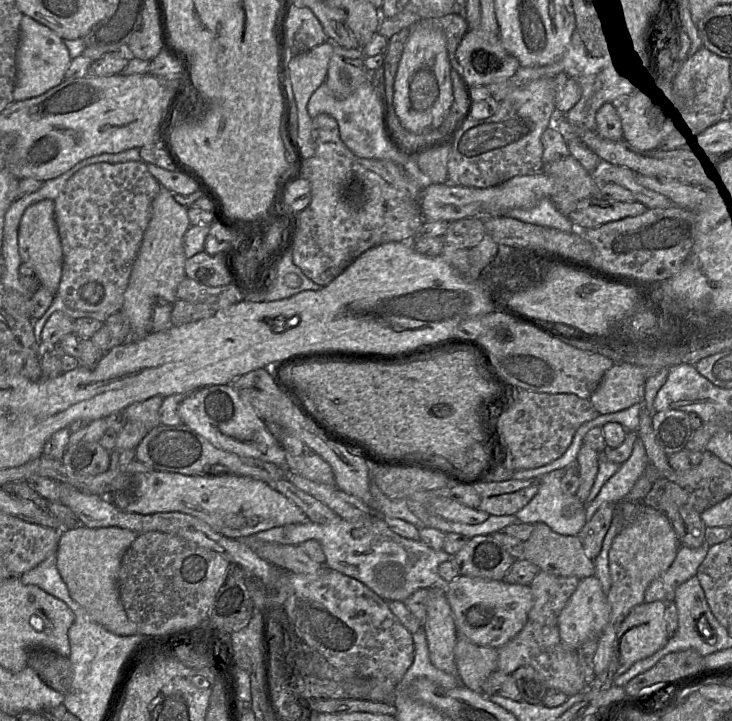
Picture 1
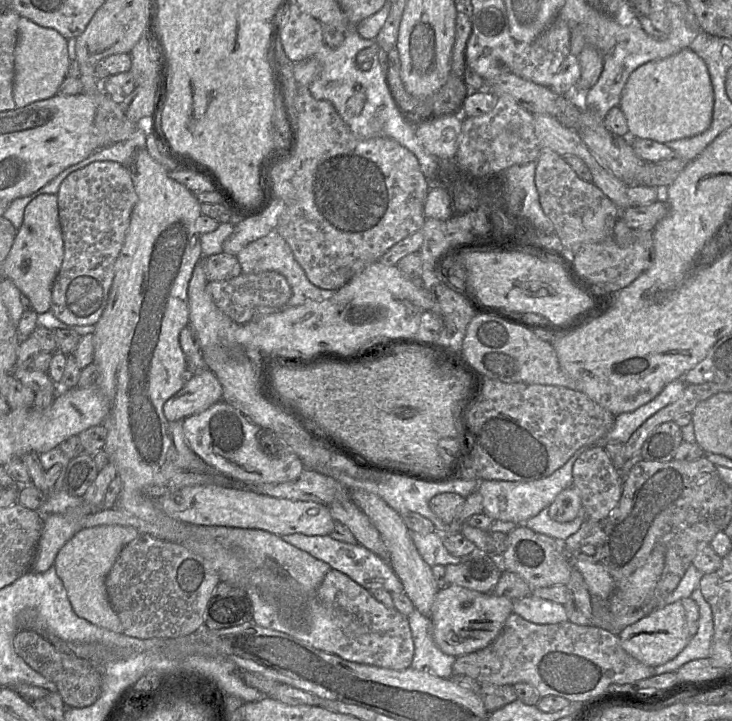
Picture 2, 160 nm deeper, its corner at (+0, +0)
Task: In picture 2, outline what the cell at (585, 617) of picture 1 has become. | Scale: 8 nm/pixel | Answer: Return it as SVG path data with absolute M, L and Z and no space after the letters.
M533 595L513 600L512 612L535 624L558 624L568 621L563 605Z

